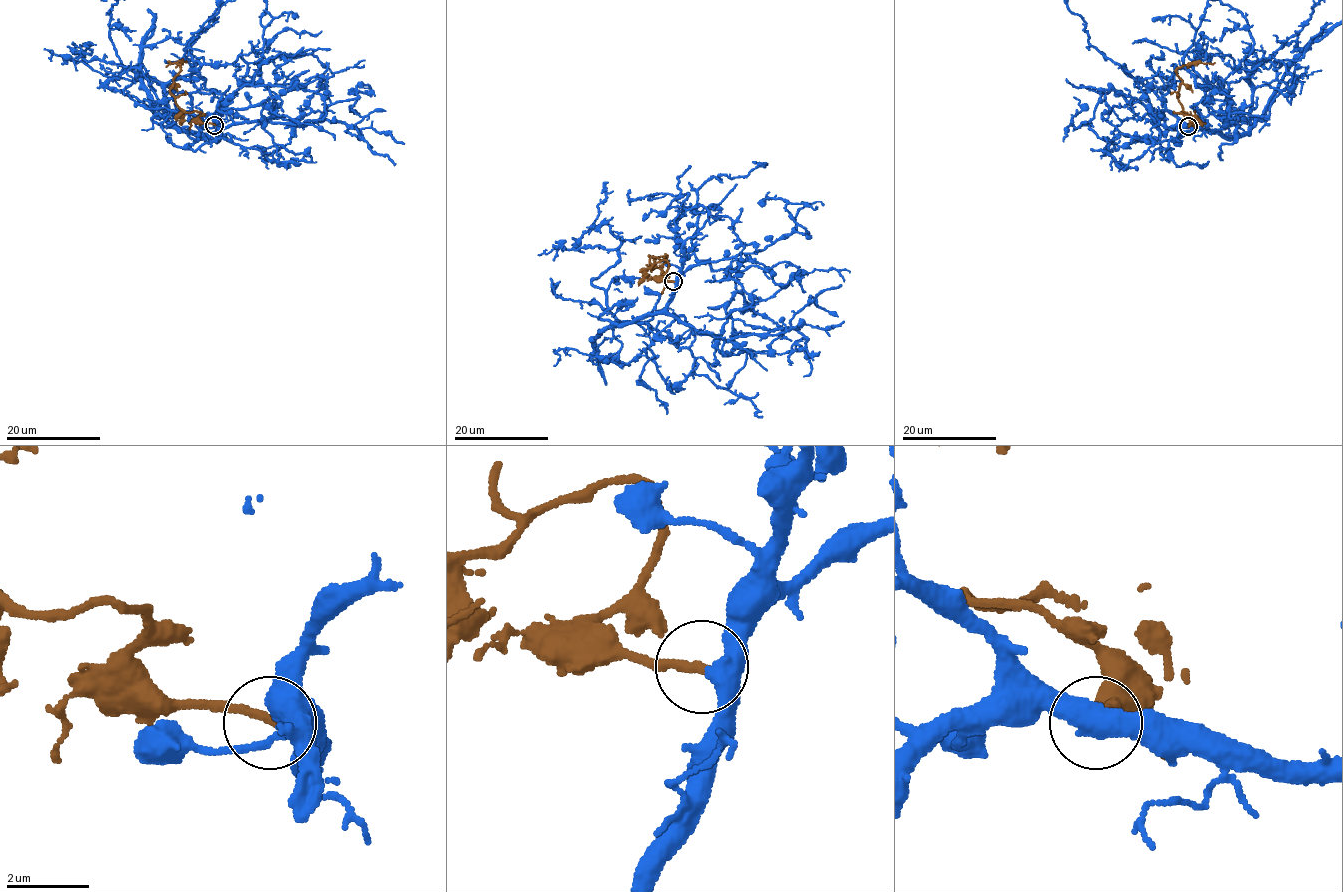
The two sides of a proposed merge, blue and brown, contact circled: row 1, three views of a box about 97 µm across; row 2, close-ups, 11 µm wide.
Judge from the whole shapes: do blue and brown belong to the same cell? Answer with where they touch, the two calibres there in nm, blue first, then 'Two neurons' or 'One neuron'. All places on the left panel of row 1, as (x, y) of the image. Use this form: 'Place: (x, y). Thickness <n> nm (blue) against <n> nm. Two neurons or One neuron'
Place: (214, 125). Thickness 380 nm (blue) against 240 nm. One neuron

